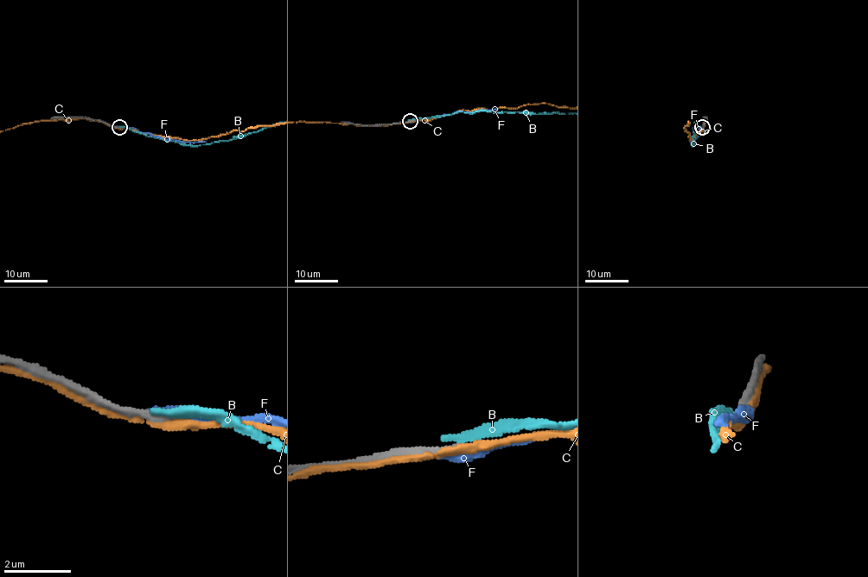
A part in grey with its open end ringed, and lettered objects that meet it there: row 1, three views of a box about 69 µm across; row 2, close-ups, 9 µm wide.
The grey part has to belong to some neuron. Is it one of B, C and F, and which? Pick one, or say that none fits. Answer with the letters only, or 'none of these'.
none of these

